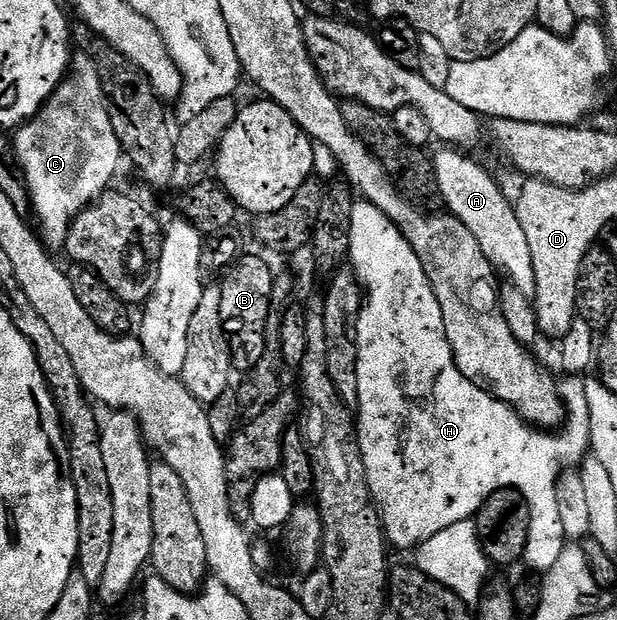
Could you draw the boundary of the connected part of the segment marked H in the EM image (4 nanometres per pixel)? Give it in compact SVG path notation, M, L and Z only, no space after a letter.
M356 201L353 205L348 259L366 292L358 321L358 401L355 406L360 415L358 411L354 419L356 444L360 447L368 488L380 512L385 540L393 548L411 552L430 541L434 533L442 533L442 529L450 529L450 525L458 525L463 519L472 519L490 493L513 487L522 493L530 509L530 540L534 549L525 551L523 562L539 573L547 573L554 561L562 557L566 545L558 517L556 480L565 465L579 464L589 454L590 409L587 405L569 406L566 426L559 433L549 433L525 423L505 403L466 381L456 368L450 341L446 341L446 325L442 321L442 309L438 309L438 297L434 297L434 289L430 289L418 257L400 230L373 203Z

